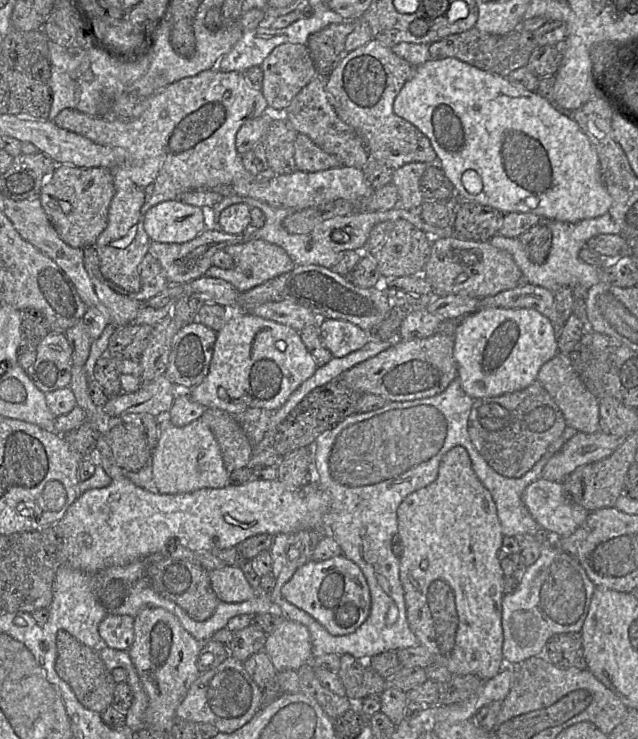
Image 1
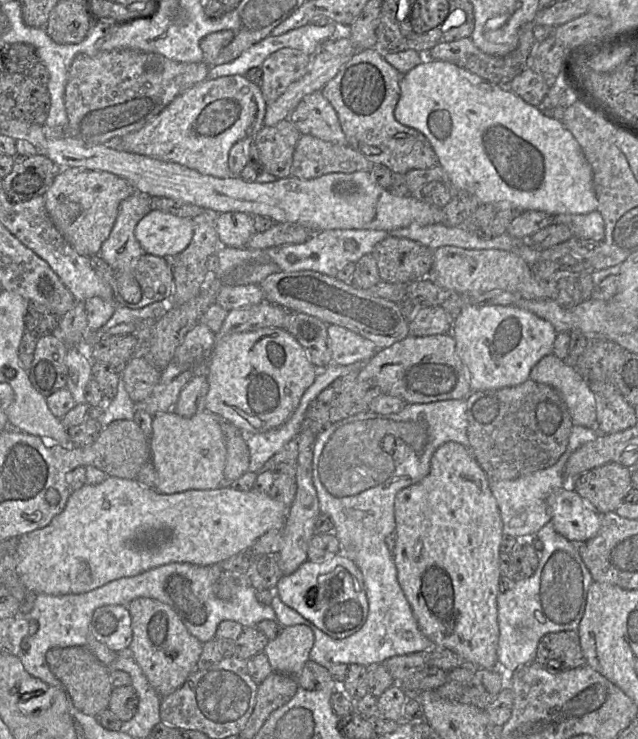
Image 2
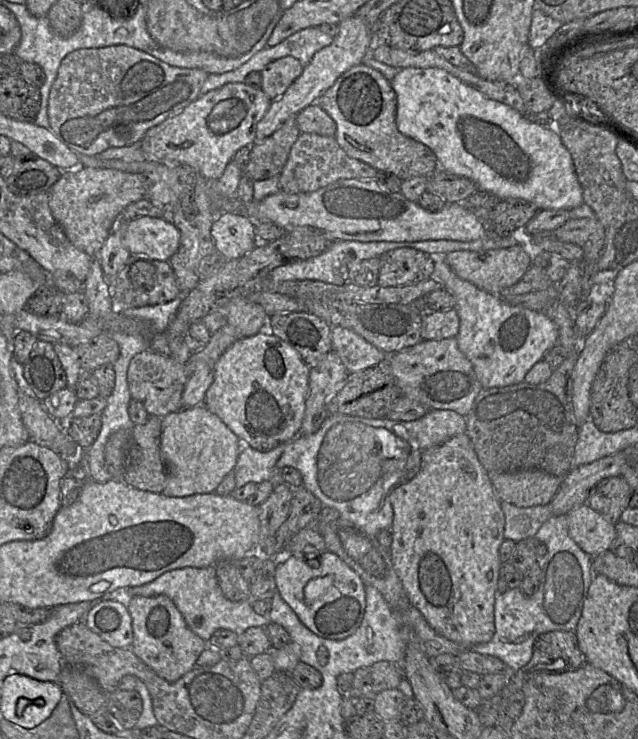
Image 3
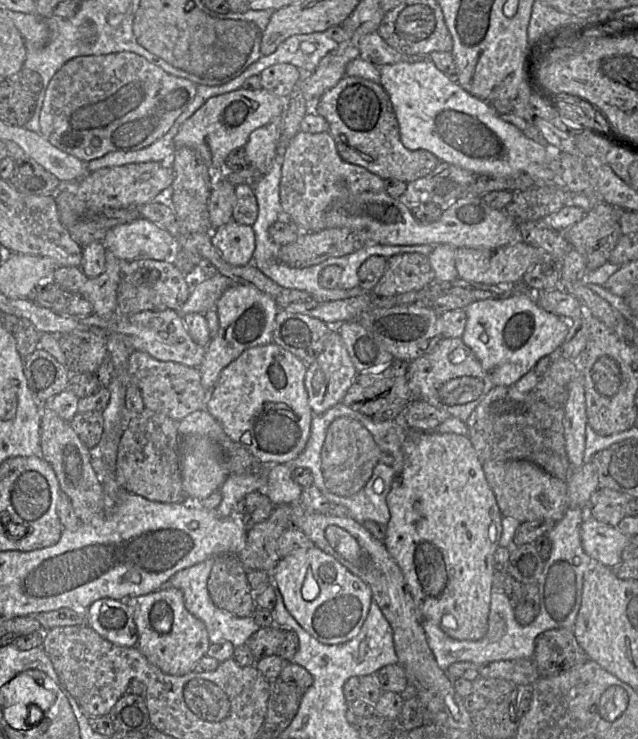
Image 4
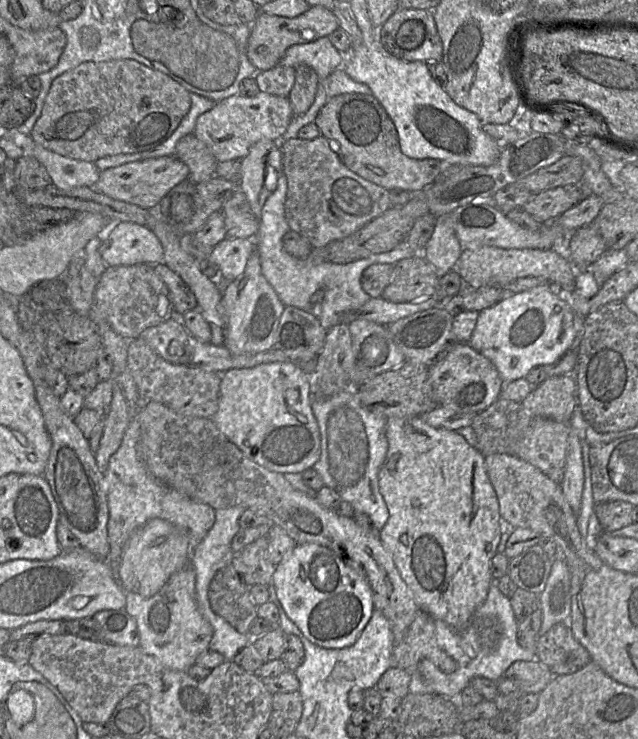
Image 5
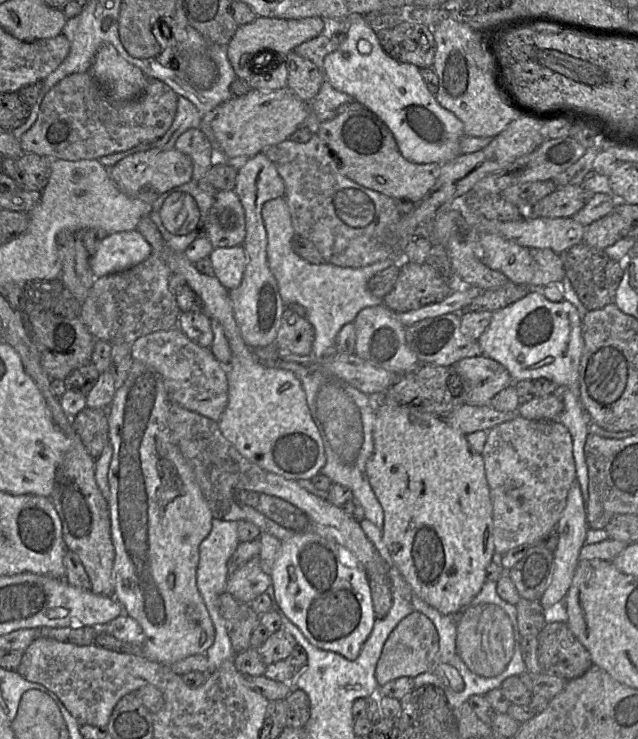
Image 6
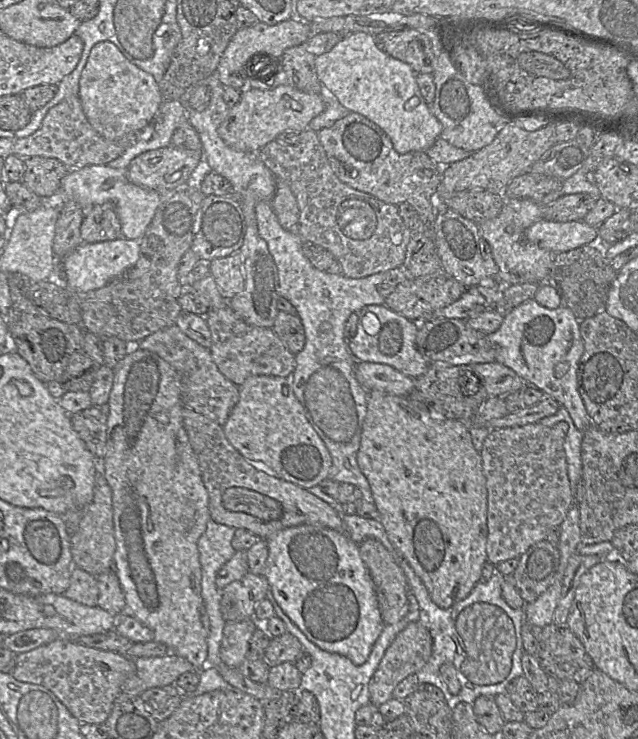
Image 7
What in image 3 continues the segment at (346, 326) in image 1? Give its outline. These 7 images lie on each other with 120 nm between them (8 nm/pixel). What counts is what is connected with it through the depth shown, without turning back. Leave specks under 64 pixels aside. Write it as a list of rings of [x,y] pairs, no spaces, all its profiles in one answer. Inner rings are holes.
[[[340,326],[331,327],[332,351],[334,351],[349,373],[358,372],[376,365],[383,365],[387,354],[378,349],[362,336]]]

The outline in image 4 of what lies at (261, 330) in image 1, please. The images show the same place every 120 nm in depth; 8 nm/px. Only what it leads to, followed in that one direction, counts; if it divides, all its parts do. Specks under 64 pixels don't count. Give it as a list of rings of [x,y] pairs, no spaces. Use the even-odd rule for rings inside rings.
[[[273,342],[249,348],[221,371],[217,383],[209,392],[205,409],[232,441],[248,450],[263,465],[288,463],[304,450],[314,416],[304,385],[307,367],[295,355]]]

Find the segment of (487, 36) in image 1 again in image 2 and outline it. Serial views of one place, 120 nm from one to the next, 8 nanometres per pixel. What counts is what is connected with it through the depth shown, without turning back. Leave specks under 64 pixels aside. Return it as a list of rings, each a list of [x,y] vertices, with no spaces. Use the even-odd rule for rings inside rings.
[[[470,37],[435,45],[427,53],[434,60],[448,61],[479,77],[509,88],[509,82],[527,68],[527,56],[518,49],[504,56],[484,53]]]

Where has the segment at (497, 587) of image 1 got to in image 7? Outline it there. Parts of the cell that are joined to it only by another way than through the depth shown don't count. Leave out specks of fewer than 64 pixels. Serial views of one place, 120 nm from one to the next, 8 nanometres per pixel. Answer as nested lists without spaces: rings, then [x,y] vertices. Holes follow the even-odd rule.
[[[377,390],[368,391],[367,412],[362,425],[360,447],[356,459],[361,472],[369,482],[370,499],[378,510],[379,520],[389,540],[421,579],[432,601],[440,608],[447,609],[467,597],[480,581],[483,565],[487,562],[486,542],[488,536],[486,479],[480,453],[475,450],[471,439],[469,424],[435,415],[427,408],[413,403],[408,397]]]

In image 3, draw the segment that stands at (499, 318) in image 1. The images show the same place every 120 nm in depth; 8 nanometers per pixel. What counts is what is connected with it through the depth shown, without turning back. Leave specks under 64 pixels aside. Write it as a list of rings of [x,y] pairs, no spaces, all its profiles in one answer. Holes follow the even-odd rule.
[[[445,255],[434,256],[433,277],[455,298],[460,319],[456,336],[460,351],[470,360],[483,388],[504,387],[524,381],[531,367],[556,343],[558,329],[544,312],[508,303],[503,297],[479,289],[460,279],[449,267]]]

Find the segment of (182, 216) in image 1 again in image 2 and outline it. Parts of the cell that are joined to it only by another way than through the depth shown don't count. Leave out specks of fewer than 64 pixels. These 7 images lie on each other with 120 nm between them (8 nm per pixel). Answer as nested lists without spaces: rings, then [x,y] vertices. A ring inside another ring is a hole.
[[[151,210],[135,227],[135,237],[145,253],[174,258],[193,237],[192,218],[182,218],[160,210]]]

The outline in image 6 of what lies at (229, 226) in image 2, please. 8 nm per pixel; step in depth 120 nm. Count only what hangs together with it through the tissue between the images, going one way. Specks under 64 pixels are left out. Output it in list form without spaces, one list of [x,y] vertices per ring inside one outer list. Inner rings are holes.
[[[242,245],[215,248],[208,259],[213,267],[213,276],[224,288],[231,291],[241,284],[246,265],[246,252]]]

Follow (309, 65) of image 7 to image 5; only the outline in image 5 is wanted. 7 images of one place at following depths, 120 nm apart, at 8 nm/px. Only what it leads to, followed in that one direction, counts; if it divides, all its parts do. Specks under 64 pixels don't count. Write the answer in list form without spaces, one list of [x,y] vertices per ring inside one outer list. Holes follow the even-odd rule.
[[[308,65],[295,67],[295,82],[290,91],[290,100],[294,116],[304,114],[313,104],[319,85],[316,71]]]

